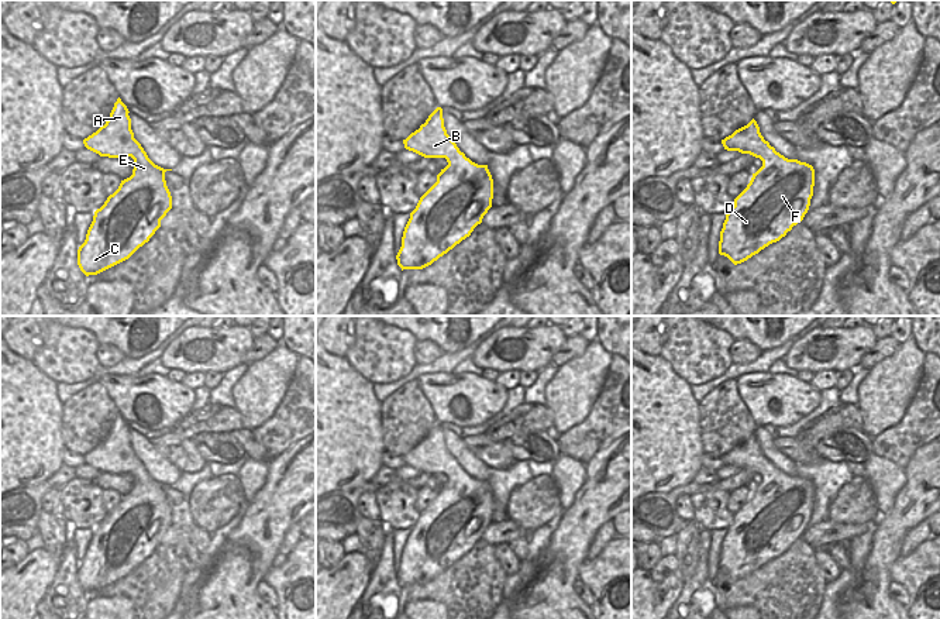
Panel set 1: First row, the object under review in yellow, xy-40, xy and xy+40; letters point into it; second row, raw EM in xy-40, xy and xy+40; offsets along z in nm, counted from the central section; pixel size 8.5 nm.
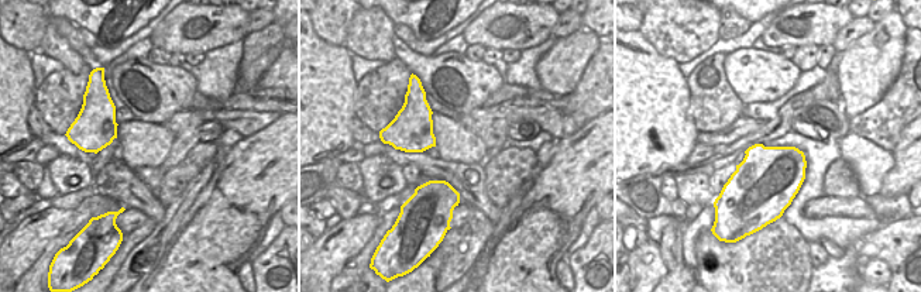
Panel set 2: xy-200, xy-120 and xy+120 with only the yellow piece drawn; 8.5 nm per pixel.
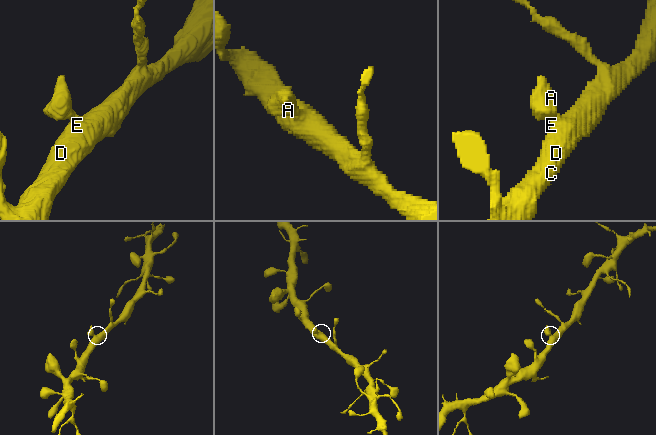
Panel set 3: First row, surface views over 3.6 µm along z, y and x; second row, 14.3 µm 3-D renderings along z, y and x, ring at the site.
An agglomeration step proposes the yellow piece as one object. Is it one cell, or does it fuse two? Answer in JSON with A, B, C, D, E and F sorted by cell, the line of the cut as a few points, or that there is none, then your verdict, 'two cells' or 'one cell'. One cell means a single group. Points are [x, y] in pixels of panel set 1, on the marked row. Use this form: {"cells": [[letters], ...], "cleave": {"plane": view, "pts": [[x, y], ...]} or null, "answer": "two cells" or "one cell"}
{"cells": [["A", "B", "C", "D", "E", "F"]], "cleave": null, "answer": "one cell"}

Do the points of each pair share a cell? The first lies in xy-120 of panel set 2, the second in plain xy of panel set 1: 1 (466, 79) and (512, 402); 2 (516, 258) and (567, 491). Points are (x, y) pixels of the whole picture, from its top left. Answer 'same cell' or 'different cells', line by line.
1: different cells
2: different cells

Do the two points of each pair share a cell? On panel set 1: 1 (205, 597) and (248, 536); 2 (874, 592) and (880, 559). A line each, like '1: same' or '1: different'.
1: same
2: same

